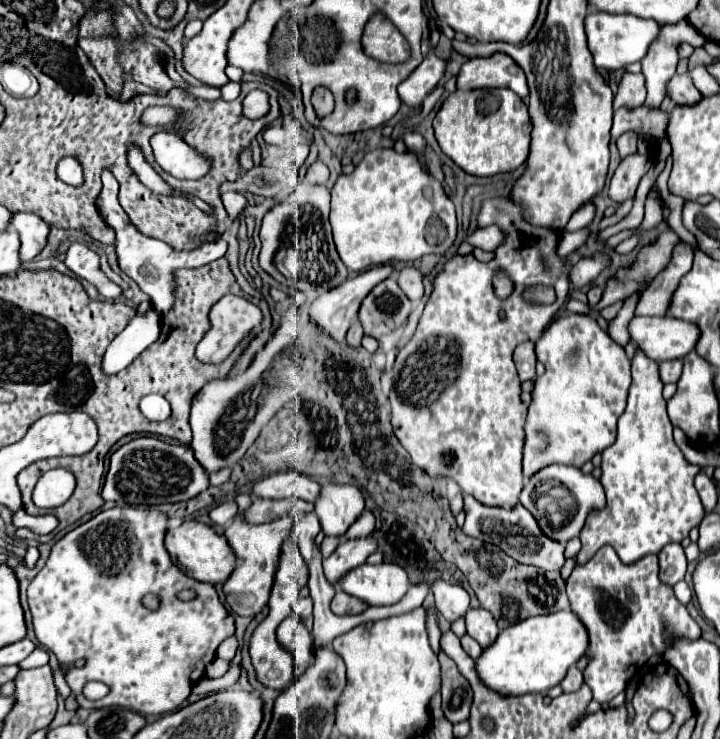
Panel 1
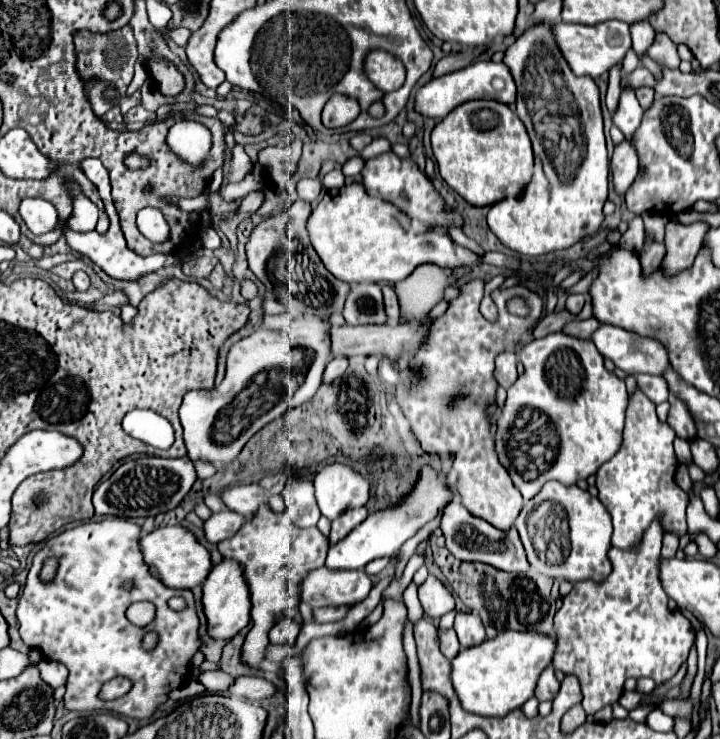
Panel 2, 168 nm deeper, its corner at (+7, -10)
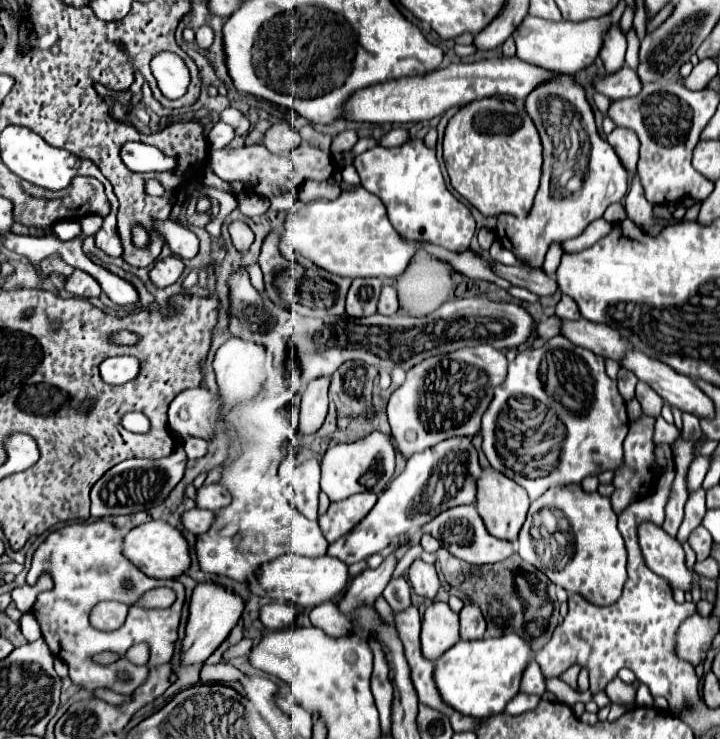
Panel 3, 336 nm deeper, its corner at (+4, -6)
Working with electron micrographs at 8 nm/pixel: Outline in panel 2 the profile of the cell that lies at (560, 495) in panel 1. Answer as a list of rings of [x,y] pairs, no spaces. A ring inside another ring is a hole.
[[[547,482],[541,492],[523,506],[515,520],[515,528],[531,568],[547,578],[563,578],[575,584],[583,580],[603,582],[611,574],[611,562],[607,556],[613,532],[611,514],[599,498],[579,486]]]

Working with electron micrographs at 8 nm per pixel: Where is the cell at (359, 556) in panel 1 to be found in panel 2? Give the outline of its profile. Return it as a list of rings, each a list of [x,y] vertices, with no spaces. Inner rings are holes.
[[[425,464],[419,470],[419,478],[417,478],[413,490],[409,494],[405,494],[399,500],[397,506],[391,506],[391,508],[385,508],[385,510],[369,514],[367,520],[361,522],[361,526],[357,526],[357,530],[353,530],[339,544],[329,548],[325,566],[327,568],[351,568],[351,570],[357,570],[357,568],[365,568],[375,558],[393,556],[407,538],[411,538],[423,524],[433,520],[439,514],[439,510],[443,510],[447,504],[453,502],[455,496],[457,496],[455,486],[451,488],[439,470],[435,470],[429,464]]]

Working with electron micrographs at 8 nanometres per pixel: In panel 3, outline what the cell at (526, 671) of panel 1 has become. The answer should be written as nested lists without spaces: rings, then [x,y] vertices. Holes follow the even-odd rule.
[[[504,634],[500,638],[482,638],[472,642],[460,640],[436,660],[436,686],[444,702],[466,716],[486,718],[500,714],[520,692],[520,680],[532,656],[534,650],[518,634]]]

